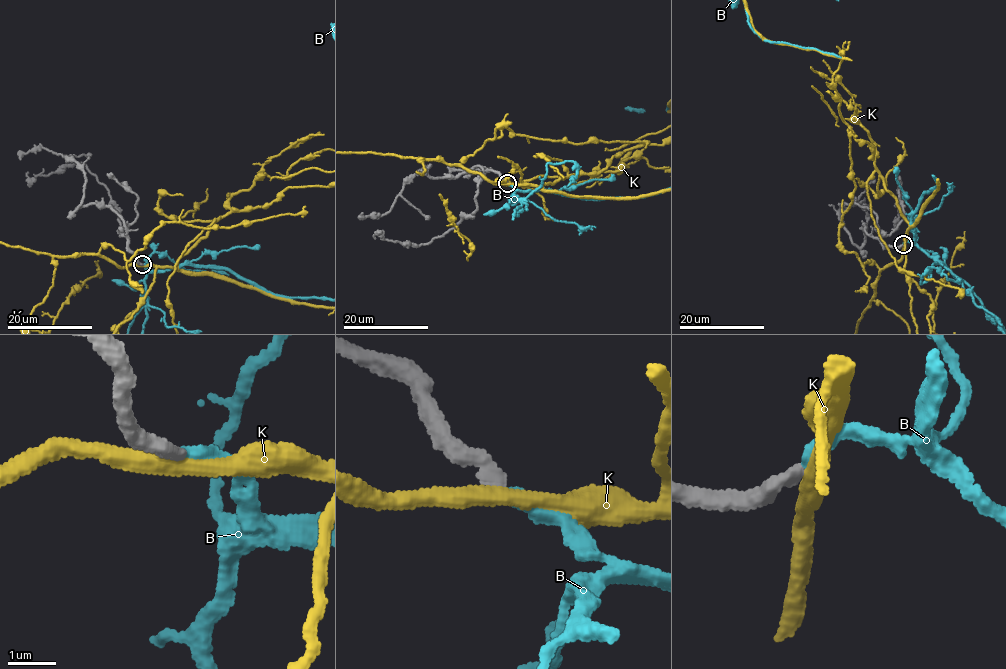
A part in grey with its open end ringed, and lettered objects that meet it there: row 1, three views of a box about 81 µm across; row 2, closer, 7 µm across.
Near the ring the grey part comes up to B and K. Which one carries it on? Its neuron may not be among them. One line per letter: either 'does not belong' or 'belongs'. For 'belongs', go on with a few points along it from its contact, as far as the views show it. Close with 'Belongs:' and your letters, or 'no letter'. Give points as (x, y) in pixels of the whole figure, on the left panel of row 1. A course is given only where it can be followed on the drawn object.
B: belongs
K: does not belong
Belongs: B

